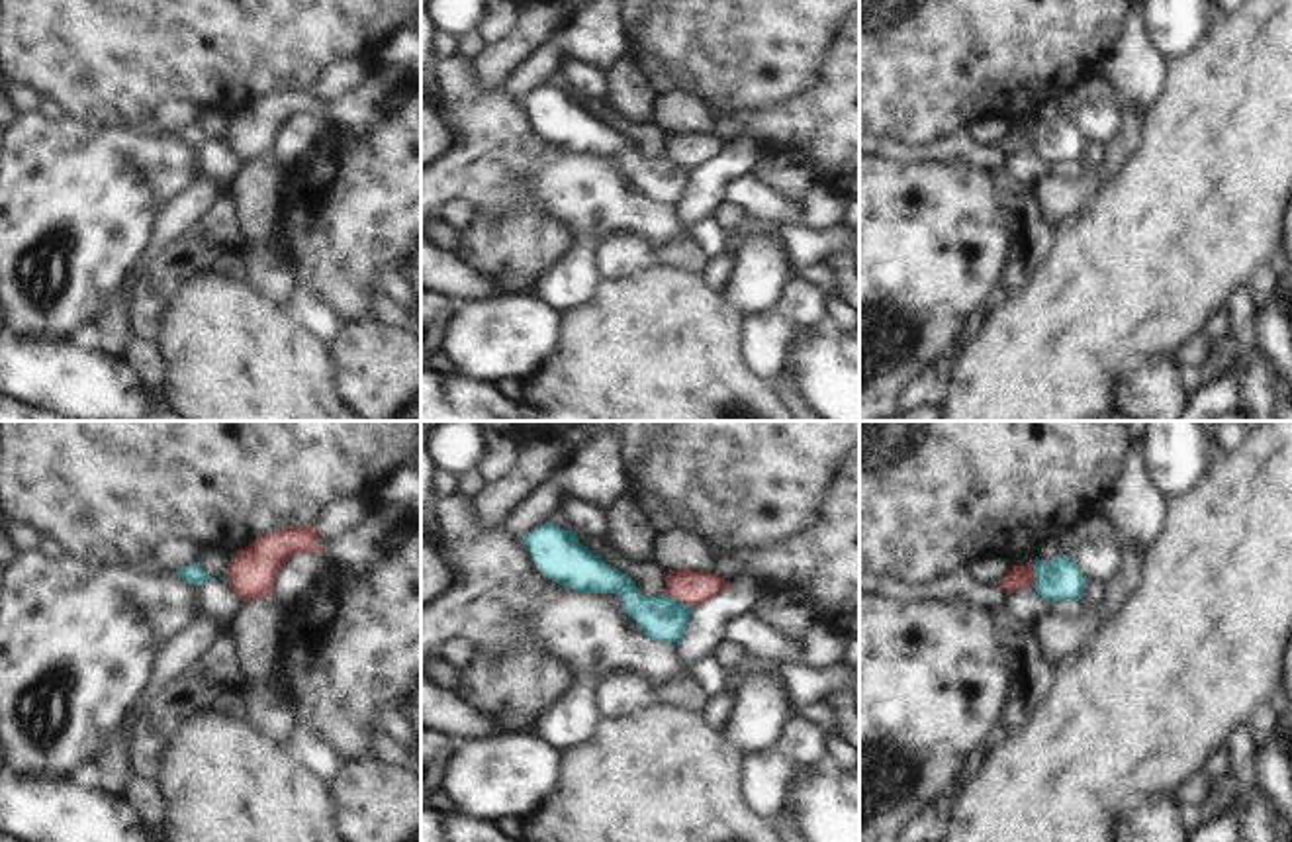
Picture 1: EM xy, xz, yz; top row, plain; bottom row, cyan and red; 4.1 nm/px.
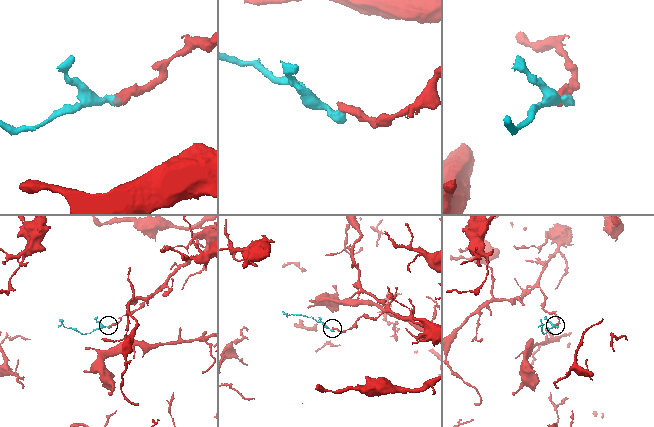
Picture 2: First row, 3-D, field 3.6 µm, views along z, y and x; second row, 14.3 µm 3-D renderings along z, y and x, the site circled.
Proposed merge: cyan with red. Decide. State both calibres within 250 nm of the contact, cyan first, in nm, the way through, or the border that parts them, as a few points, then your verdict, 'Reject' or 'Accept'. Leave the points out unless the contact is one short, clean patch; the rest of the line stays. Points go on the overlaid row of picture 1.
Thickness 180 nm (cyan) against 140 nm. Boundary: xz (666, 592), (692, 608). Reject

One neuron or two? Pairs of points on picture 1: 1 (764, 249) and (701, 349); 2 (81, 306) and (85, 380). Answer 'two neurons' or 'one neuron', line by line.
1: two neurons
2: two neurons

